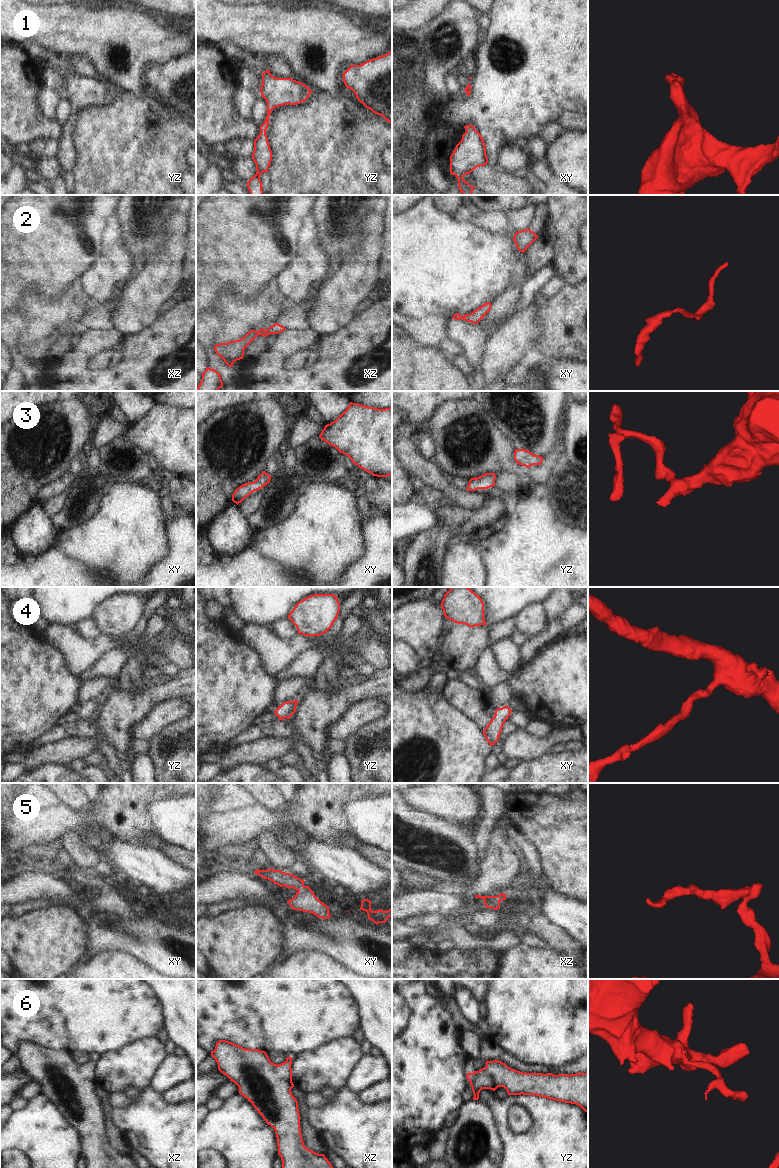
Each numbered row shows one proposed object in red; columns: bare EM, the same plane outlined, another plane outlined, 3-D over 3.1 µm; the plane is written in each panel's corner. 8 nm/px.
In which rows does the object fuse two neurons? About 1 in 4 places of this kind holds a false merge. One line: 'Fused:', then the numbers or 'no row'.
Fused: no row.

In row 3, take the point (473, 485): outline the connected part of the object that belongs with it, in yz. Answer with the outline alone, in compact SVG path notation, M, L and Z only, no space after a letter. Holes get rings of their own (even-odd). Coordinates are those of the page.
M485 473L479 477L474 477L469 480L469 484L467 486L468 491L476 491L478 489L488 489L490 487L495 486L495 473Z

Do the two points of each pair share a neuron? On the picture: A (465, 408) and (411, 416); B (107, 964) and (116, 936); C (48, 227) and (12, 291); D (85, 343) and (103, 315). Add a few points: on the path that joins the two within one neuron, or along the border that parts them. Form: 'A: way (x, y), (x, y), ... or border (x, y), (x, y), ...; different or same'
A: border (446, 401), (437, 408), (424, 427); different
B: border (134, 955), (124, 952), (100, 952), (91, 957); different
C: way (44, 243), (12, 275); same
D: border (114, 327), (90, 329); different

